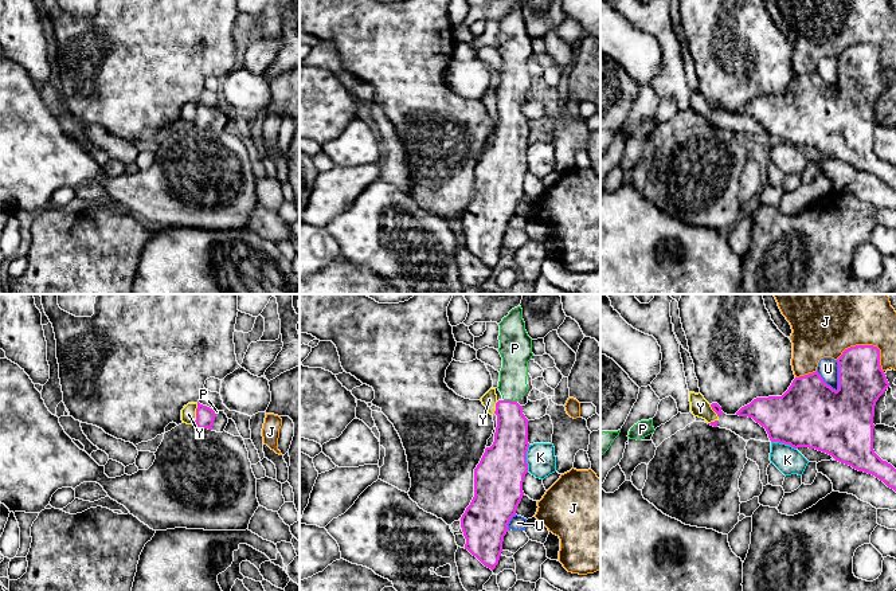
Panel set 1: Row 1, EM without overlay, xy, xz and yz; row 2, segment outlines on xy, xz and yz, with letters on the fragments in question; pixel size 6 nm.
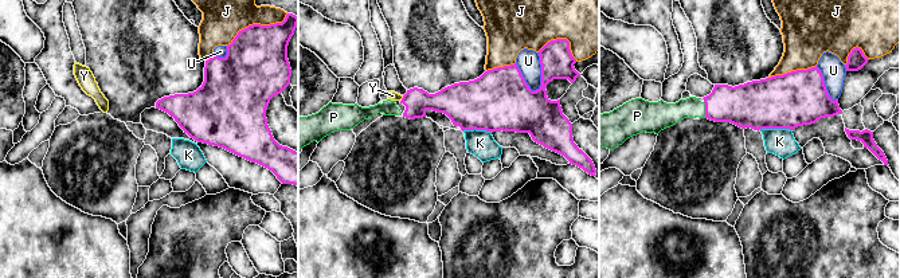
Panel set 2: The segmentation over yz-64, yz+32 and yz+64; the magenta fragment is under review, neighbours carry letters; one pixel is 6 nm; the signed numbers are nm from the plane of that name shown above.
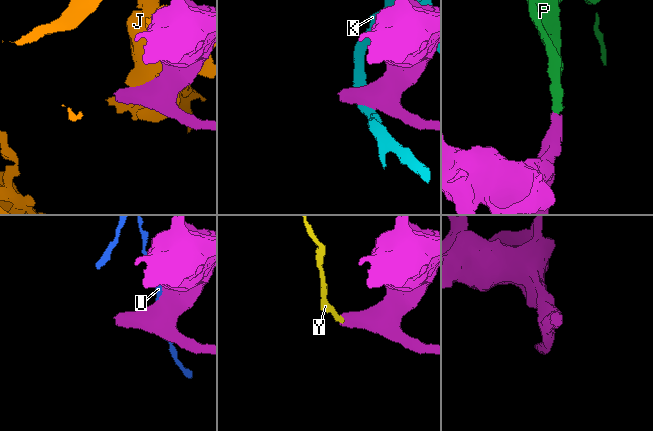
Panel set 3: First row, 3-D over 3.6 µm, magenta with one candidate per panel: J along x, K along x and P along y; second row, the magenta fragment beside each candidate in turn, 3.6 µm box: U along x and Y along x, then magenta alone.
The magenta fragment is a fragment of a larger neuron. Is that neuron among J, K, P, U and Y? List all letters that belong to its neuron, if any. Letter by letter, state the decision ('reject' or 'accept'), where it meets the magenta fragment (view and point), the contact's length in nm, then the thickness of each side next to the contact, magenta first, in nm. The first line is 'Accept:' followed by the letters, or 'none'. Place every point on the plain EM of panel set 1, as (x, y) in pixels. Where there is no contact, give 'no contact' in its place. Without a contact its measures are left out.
Accept: P
J: reject; contact yz (868, 44); length 300 nm; calibres 280 and 320 nm
K: reject; contact xz (525, 157); length 160 nm; calibres 300 and 180 nm
P: accept; contact xz (511, 100); length 80 nm; calibres 200 and 170 nm
U: reject; contact yz (838, 75); length 190 nm; calibres 340 and 120 nm
Y: reject; contact xy (196, 109); length 90 nm; calibres 110 and 90 nm

